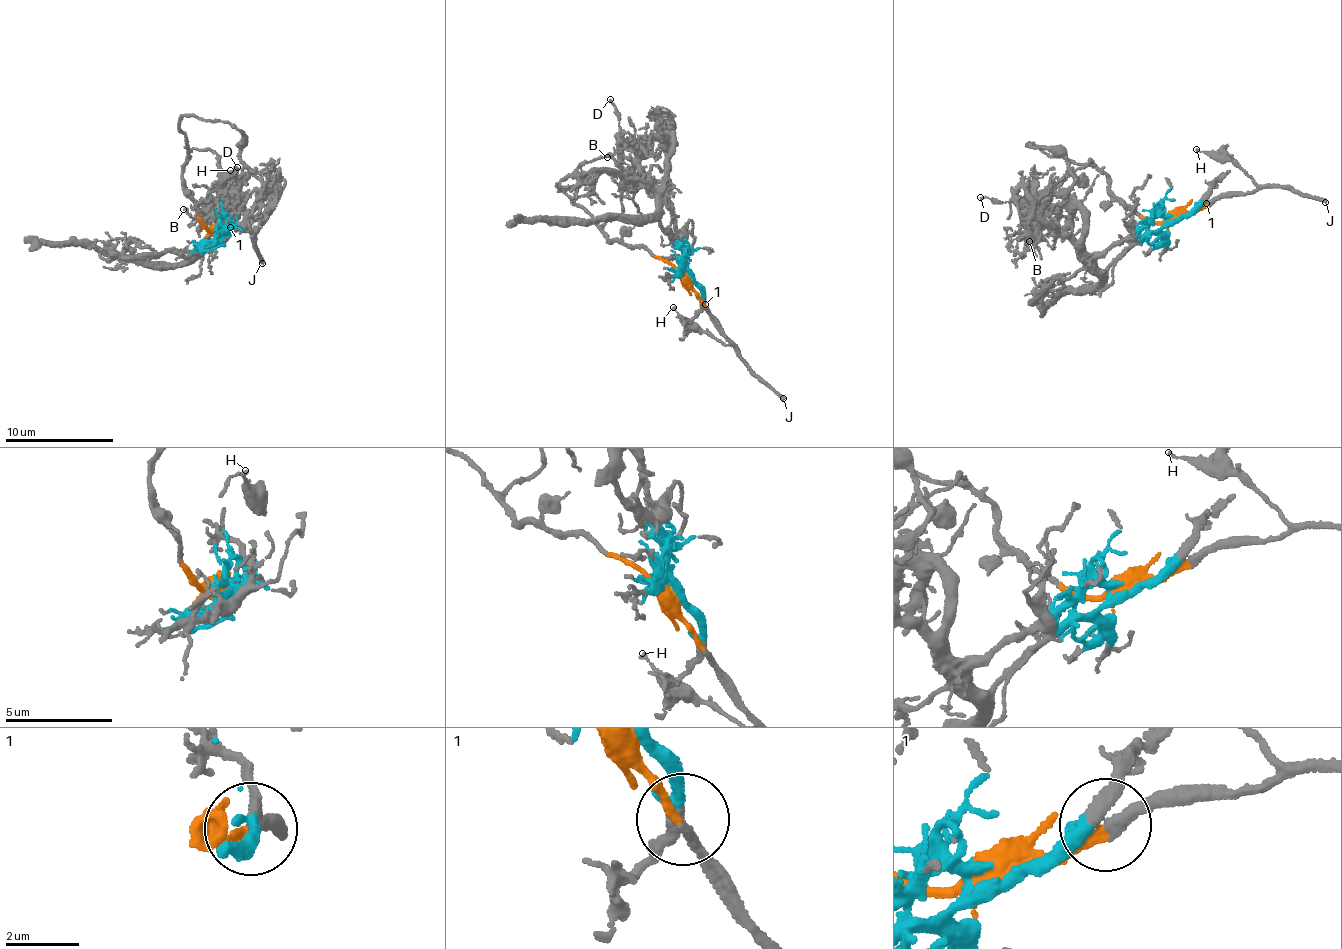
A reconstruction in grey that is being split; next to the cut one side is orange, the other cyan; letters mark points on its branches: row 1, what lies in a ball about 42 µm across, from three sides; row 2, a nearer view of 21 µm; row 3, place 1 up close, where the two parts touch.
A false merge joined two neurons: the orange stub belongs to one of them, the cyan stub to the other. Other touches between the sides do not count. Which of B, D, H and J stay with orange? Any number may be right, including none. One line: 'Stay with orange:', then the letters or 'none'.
Stay with orange: D, H, J

